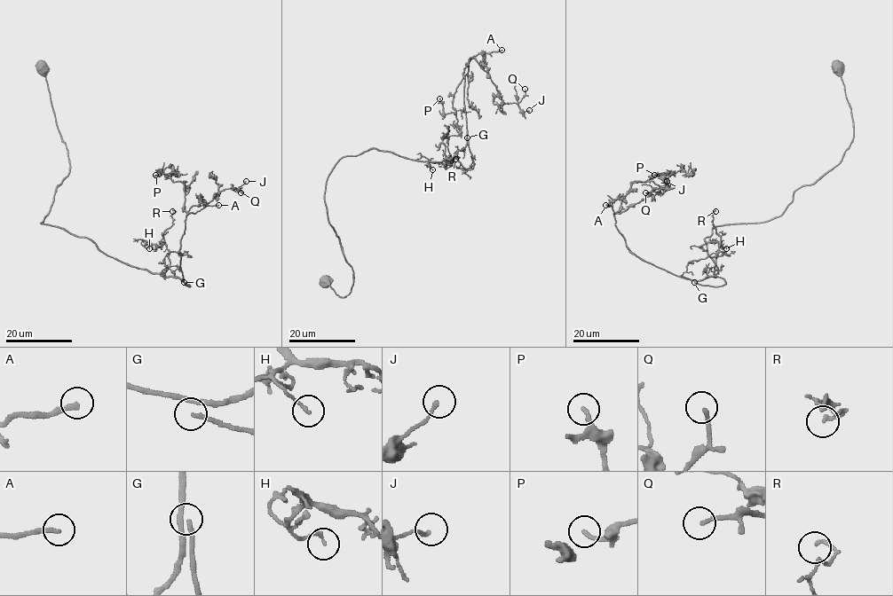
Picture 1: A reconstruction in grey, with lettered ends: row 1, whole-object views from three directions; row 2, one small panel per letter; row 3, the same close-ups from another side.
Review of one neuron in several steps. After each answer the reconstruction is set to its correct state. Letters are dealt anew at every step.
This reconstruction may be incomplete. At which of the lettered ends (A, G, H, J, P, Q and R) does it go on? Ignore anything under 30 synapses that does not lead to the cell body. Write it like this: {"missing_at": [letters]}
{"missing_at": ["A", "G"]}

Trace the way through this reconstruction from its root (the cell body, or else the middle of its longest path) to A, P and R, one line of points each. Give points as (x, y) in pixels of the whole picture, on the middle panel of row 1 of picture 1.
A: (325, 282), (340, 296), (352, 283), (325, 202), (333, 167), (373, 148), (450, 159), (464, 68), (501, 50)
P: (325, 282), (340, 296), (352, 283), (331, 168), (373, 148), (450, 159), (469, 58), (455, 111), (439, 98)
R: (325, 282), (340, 296), (352, 283), (325, 202), (327, 178), (341, 158), (376, 148), (418, 160), (455, 159)

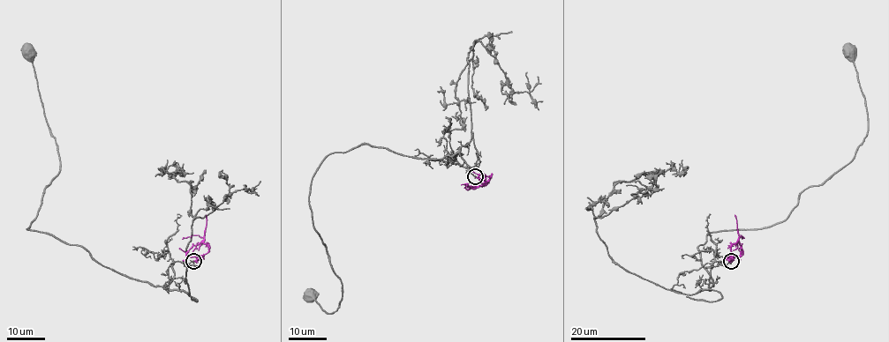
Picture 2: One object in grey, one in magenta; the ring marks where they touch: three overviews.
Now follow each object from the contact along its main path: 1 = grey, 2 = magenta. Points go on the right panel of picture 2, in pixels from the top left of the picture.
1: (731, 261), (713, 263), (709, 287), (698, 247), (782, 222), (852, 159), (867, 115), (850, 52)
2: (731, 261), (731, 248), (738, 243), (742, 251), (737, 261)

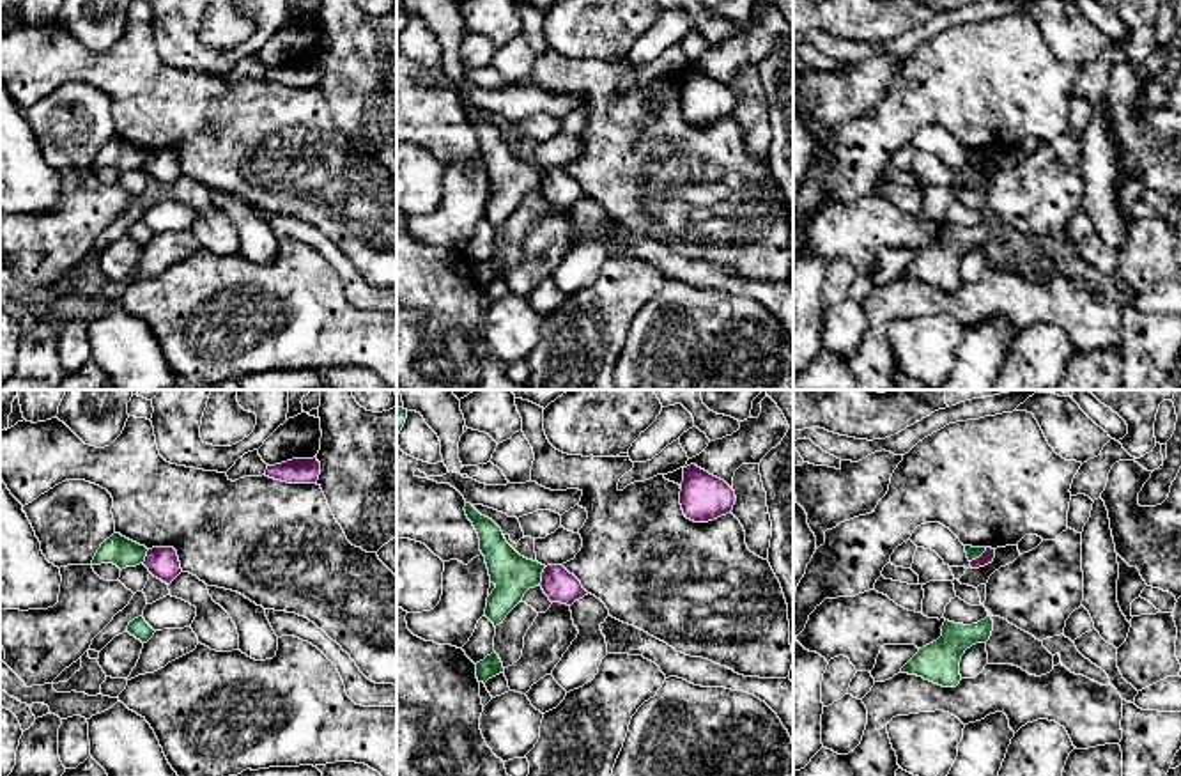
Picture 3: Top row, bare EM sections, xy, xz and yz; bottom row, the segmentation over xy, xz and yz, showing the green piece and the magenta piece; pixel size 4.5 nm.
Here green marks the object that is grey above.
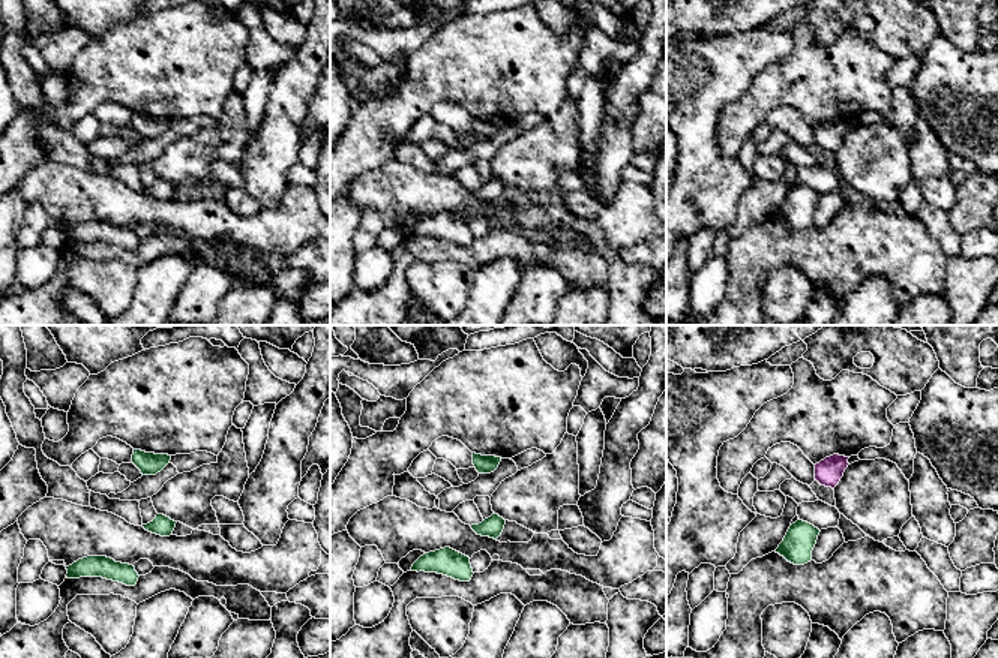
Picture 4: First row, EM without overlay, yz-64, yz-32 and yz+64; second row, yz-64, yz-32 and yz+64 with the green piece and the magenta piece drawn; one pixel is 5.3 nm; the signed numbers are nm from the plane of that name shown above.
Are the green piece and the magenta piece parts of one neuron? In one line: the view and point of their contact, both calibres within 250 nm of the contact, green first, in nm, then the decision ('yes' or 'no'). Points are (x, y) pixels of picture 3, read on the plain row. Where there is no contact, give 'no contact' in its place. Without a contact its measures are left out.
contact xz (540, 179); calibres 190 and 150 nm; no

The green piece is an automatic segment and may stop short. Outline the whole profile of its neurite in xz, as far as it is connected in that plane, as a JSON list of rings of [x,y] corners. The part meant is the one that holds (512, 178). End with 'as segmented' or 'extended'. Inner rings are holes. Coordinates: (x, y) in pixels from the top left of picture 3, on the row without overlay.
[[[466,106],[464,113],[478,136],[490,186],[496,188],[487,200],[485,211],[485,220],[496,230],[503,227],[529,191],[540,190],[545,168],[521,159],[506,145],[501,131],[492,122],[482,119],[471,106]]]; as segmented

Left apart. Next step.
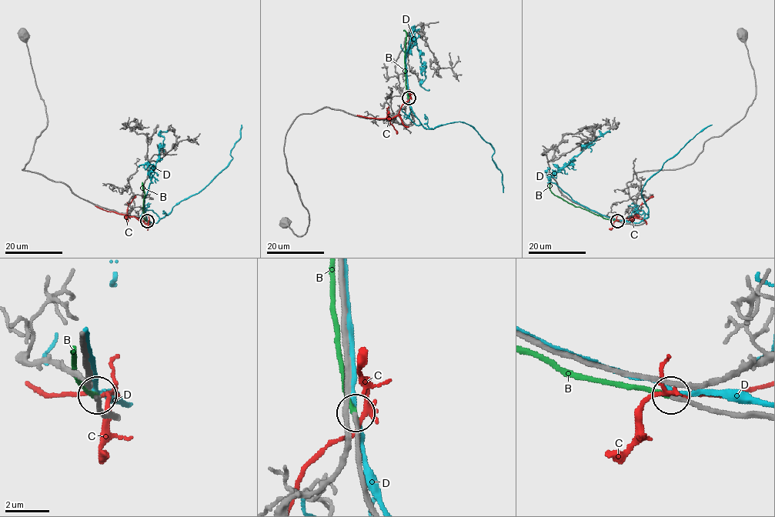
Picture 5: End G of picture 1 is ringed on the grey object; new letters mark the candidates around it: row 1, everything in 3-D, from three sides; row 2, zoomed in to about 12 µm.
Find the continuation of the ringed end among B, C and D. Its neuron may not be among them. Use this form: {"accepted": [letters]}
{"accepted": ["B"]}

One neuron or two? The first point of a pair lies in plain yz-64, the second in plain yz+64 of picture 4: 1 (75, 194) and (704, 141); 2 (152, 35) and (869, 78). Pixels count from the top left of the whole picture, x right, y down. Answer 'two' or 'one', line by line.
1: one
2: one

